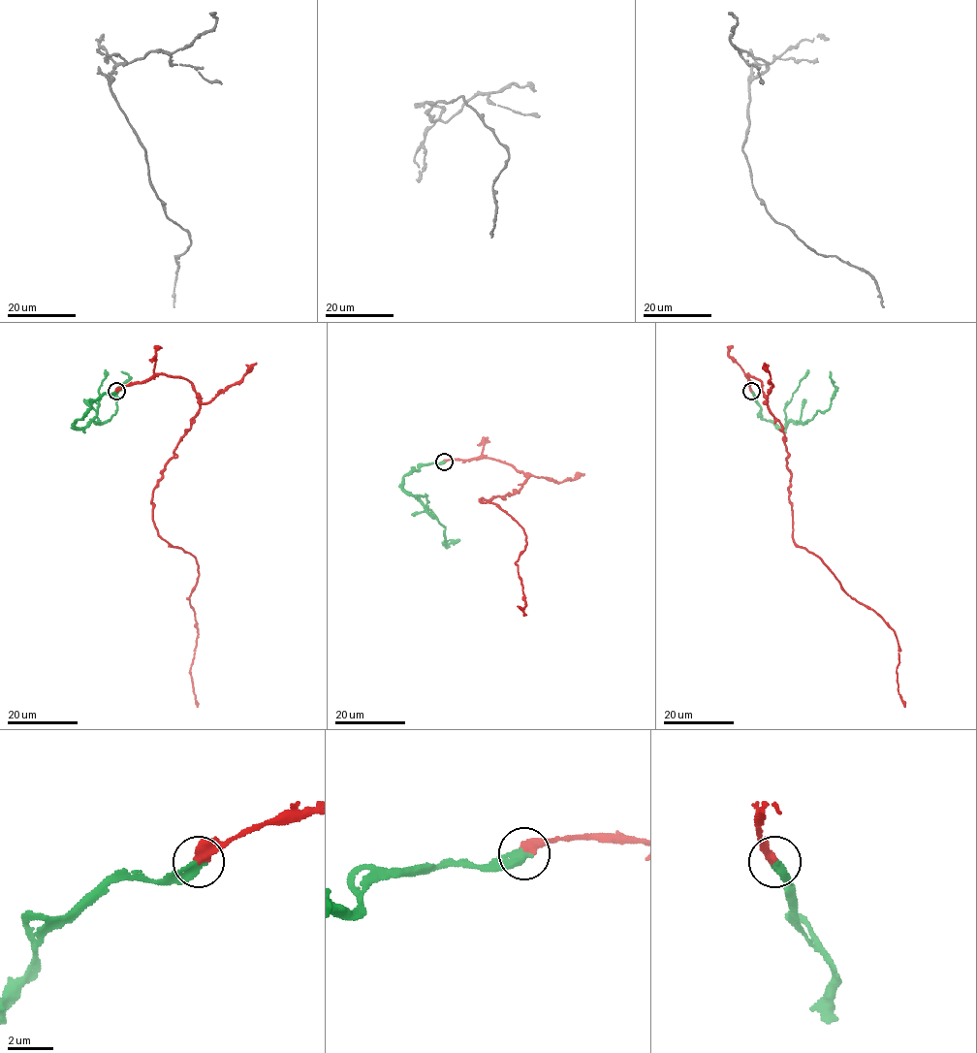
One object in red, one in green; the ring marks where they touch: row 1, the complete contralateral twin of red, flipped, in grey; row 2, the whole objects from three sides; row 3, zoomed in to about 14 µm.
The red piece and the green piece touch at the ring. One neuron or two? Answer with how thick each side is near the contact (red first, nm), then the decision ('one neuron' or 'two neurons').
460 nm thick on the red side, 440 nm on the other; one neuron

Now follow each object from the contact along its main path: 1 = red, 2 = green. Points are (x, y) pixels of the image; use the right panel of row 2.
1: (751, 392), (748, 374), (762, 383), (782, 427), (794, 542), (893, 630), (904, 707)
2: (751, 392), (767, 420), (784, 429), (790, 421), (805, 423), (830, 406), (835, 388), (830, 371)

